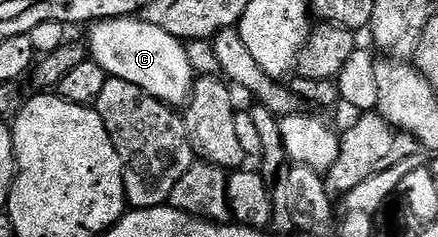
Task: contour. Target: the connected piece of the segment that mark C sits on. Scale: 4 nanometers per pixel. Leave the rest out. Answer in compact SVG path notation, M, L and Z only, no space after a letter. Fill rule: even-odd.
M141 18L104 20L95 28L98 29L94 32L94 41L88 44L88 52L92 59L111 77L118 77L127 80L128 83L144 86L147 93L166 105L182 106L189 101L190 93L194 91L196 73L190 65L189 54L183 41L160 30L160 26L152 26L147 20Z

